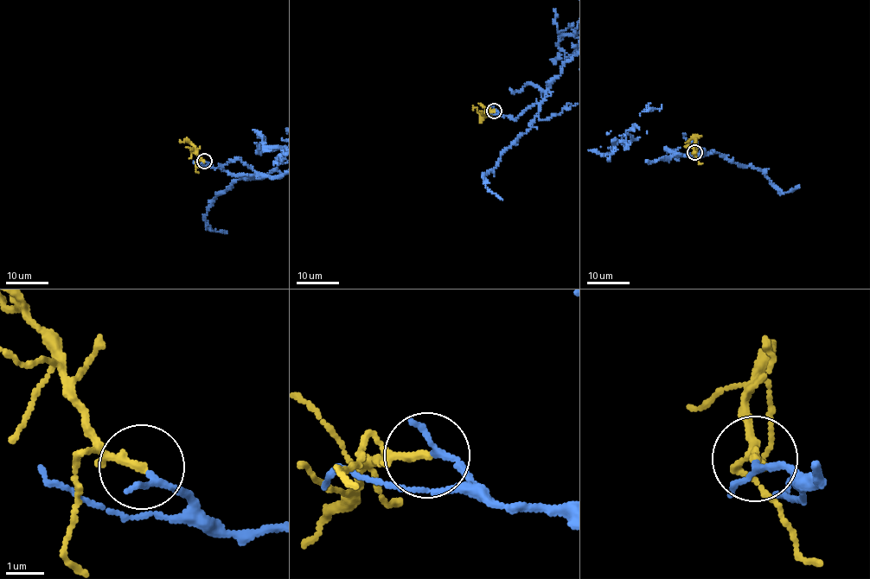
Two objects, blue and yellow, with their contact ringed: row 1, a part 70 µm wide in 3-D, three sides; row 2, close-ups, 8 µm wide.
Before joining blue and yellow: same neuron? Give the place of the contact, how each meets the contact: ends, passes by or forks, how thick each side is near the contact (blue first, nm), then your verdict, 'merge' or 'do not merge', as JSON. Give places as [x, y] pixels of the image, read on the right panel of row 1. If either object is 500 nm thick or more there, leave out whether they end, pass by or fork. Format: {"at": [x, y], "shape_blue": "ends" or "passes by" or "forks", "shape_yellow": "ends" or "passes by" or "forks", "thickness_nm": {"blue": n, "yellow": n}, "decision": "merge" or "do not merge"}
{"at": [694, 152], "shape_blue": "passes by", "shape_yellow": "passes by", "thickness_nm": {"blue": 130, "yellow": 150}, "decision": "merge"}

